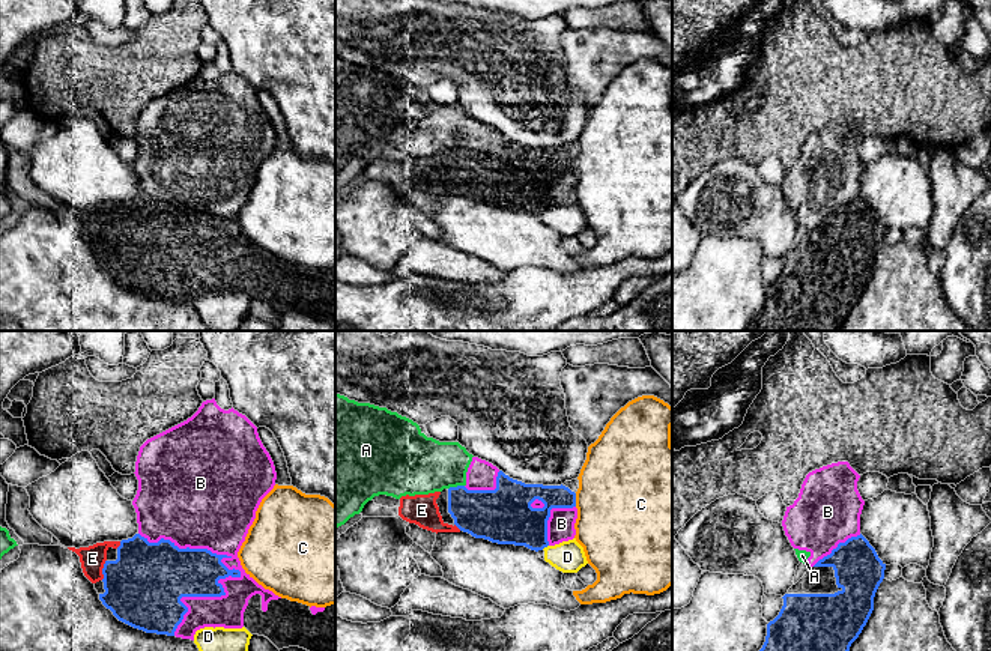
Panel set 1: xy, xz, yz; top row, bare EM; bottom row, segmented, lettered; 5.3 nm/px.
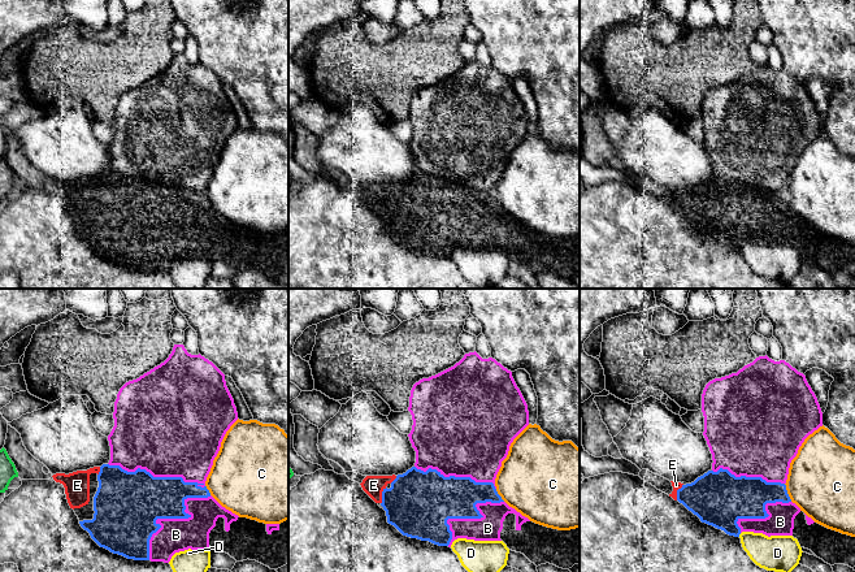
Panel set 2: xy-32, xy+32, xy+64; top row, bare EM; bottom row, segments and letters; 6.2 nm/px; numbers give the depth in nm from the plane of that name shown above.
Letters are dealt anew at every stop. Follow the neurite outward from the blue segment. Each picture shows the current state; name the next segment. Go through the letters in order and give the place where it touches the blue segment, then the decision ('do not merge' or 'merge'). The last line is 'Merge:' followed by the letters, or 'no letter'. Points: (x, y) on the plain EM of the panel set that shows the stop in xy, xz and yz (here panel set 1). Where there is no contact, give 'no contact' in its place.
A: meets blue in xz at (457, 149); do not merge
B: meets blue in xy at (194, 212); do not merge
C: meets blue in xz at (575, 163); do not merge
D: meets blue in xz at (545, 209); do not merge
E: meets blue in xy at (103, 233); merge
Merge: E

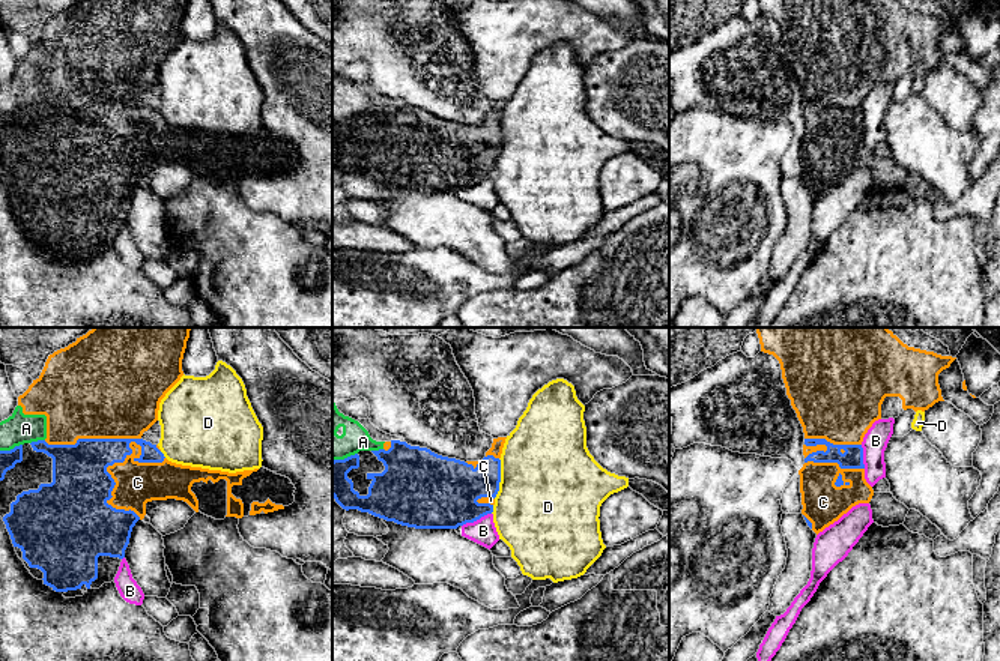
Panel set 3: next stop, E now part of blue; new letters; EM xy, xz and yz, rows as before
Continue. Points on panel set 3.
A: meets blue in xy at (38, 104); do not merge
B: meets blue in xz at (475, 184); do not merge
C: meets blue in xy at (131, 113); do not merge
D: meets blue in xz at (500, 141); do not merge
Merge: no letter

